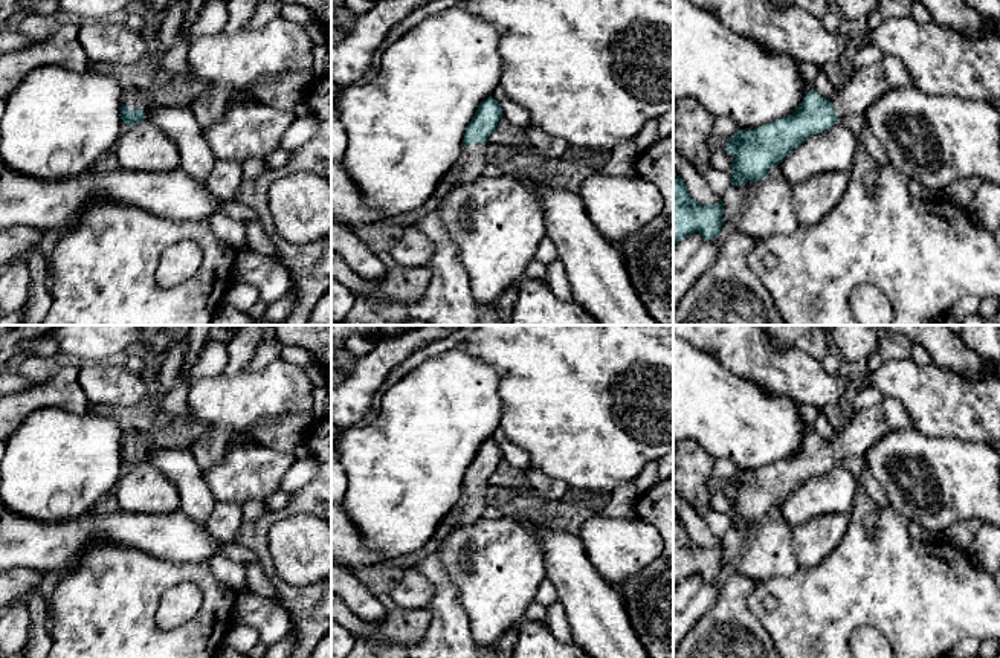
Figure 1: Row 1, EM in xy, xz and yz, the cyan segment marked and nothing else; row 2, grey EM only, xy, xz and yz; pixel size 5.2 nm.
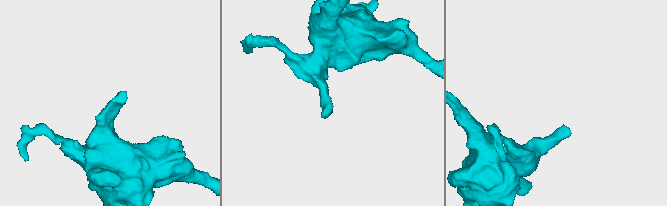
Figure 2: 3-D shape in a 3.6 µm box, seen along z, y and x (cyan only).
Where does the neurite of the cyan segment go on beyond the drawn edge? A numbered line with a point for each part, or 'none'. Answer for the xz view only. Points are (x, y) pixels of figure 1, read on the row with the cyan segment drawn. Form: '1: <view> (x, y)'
1: xz (475, 164)

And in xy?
1: xy (133, 101)

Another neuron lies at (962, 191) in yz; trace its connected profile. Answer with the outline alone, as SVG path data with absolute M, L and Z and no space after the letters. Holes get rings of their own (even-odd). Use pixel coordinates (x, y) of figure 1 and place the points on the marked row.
M966 177L953 182L947 189L947 198L968 209L979 186L983 183L980 177Z

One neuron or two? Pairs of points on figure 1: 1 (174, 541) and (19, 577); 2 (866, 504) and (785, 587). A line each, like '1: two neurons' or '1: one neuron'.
1: two neurons
2: one neuron

